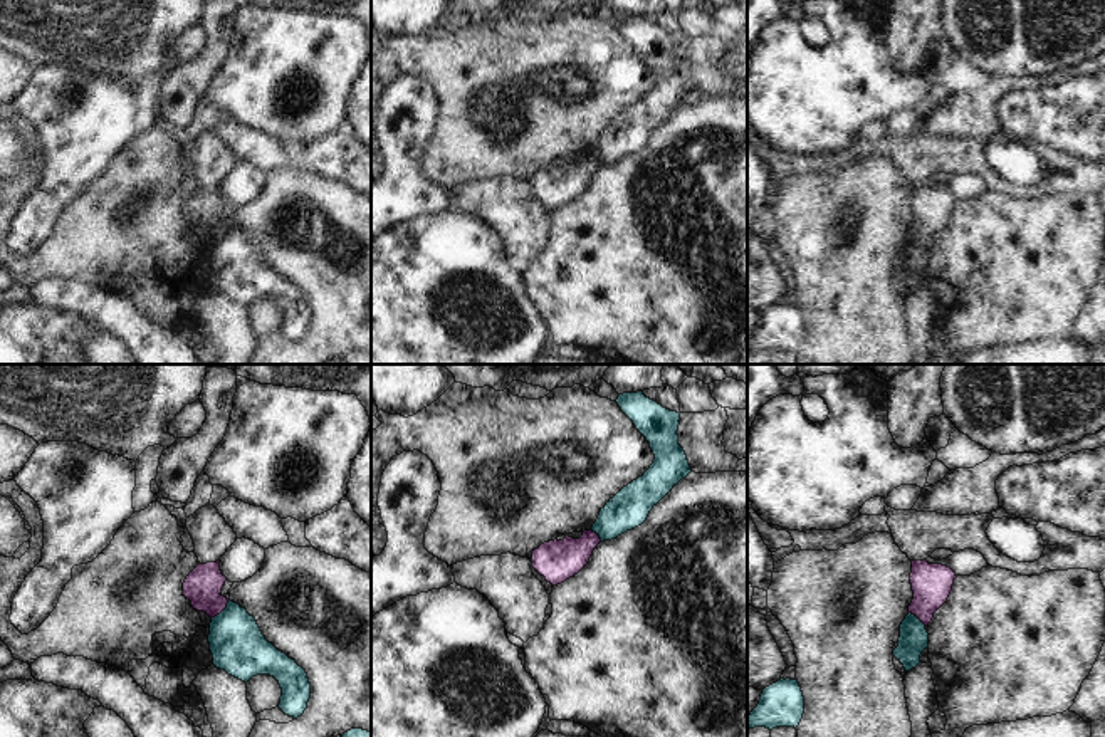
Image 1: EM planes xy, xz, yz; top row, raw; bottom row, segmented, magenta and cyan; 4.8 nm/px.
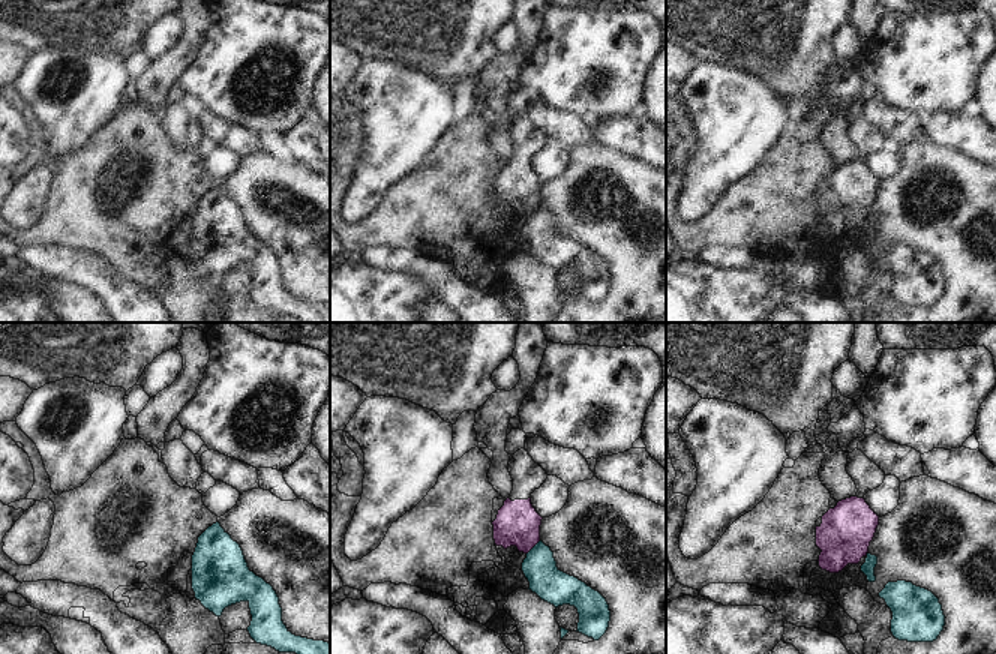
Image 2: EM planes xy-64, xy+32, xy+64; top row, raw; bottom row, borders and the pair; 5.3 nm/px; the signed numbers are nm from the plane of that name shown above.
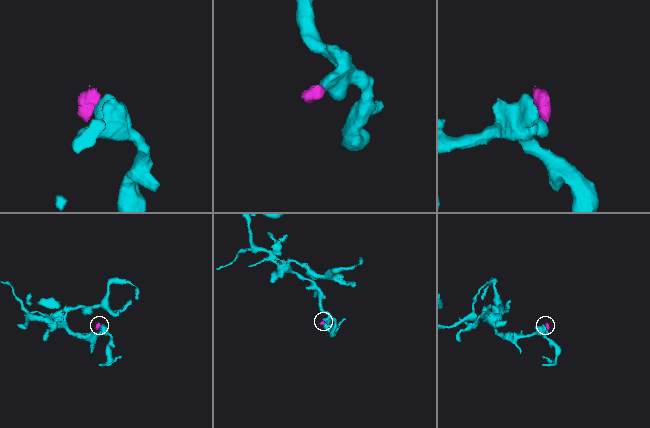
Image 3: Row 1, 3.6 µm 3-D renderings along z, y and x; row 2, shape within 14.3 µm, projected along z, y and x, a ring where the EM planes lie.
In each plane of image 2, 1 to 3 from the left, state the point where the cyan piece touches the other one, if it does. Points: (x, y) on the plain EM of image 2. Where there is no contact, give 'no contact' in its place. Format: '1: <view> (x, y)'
1: no contact
2: xy+32 (533, 210)
3: no contact

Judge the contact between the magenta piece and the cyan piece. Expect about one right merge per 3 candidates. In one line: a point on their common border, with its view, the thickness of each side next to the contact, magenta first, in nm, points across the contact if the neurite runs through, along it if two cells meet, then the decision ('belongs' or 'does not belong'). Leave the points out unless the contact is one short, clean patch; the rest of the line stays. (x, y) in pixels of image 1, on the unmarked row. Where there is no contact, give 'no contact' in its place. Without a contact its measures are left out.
contact xy (222, 234); calibres 180 and 260 nm; border xy (229, 224), (212, 242); does not belong

